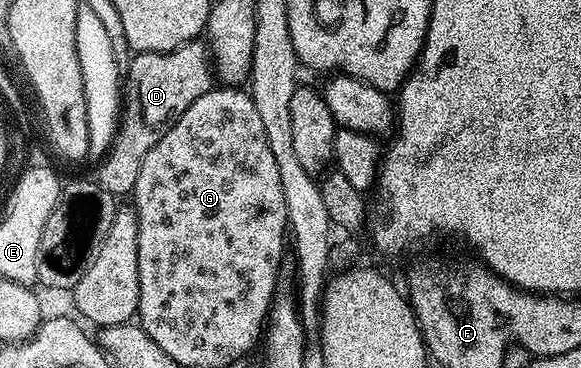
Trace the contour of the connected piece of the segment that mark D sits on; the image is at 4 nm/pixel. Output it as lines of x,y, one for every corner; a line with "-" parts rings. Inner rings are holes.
193,40
182,44
173,50
162,52
136,52
131,55
131,62
126,69
126,81
122,86
122,117
119,119
118,129
112,145
107,154
98,162
98,169
95,171
95,181
100,187
113,196
131,195
134,184
138,180
138,172
142,168
142,160
146,160
146,152
166,136
166,132
202,96
207,90
213,89
214,71
210,61
210,51
203,41

